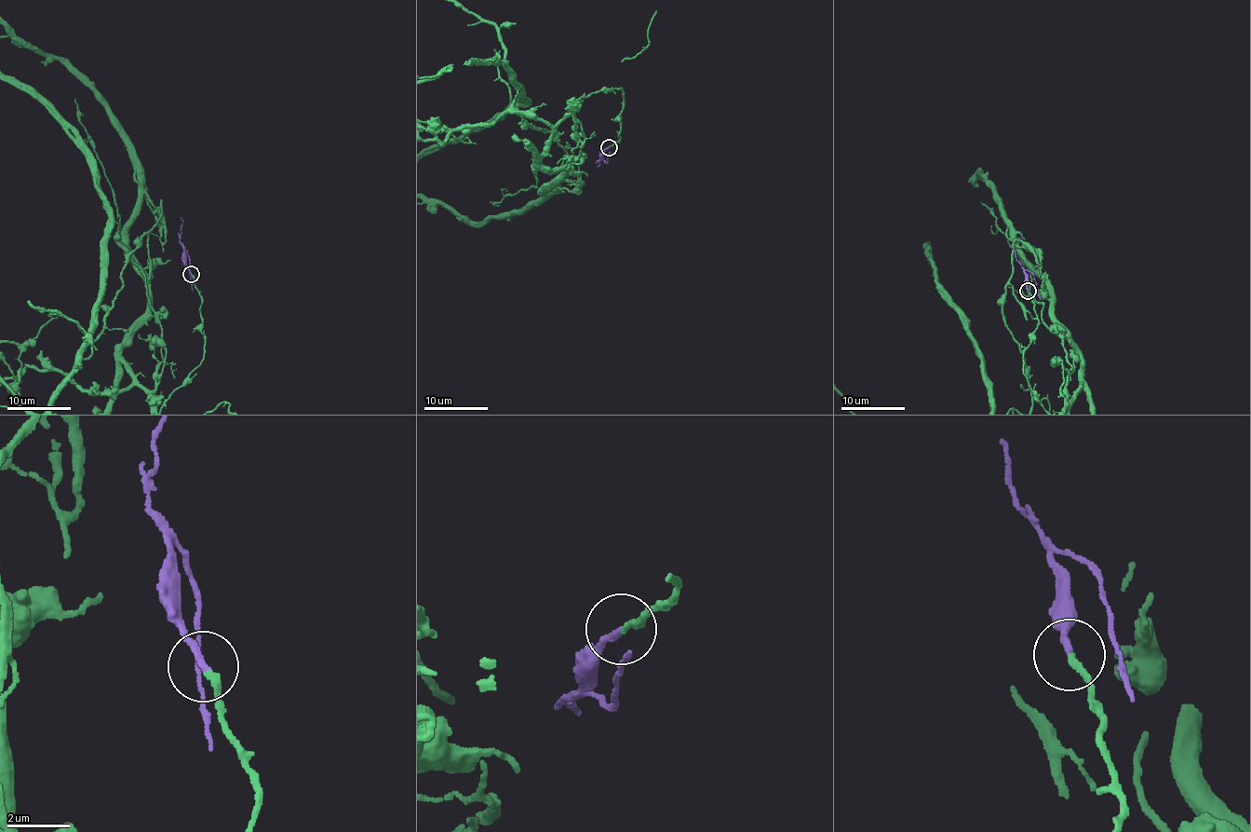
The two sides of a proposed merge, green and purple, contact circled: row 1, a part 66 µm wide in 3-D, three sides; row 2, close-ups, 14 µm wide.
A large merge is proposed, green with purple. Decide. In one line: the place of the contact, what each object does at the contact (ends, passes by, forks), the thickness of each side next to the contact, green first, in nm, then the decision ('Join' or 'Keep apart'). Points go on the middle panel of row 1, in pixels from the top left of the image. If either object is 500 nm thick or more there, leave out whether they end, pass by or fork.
Place: (609, 147). At the ring green ends. At the ring purple ends. Thickness 190 nm (green) against 200 nm. Join

